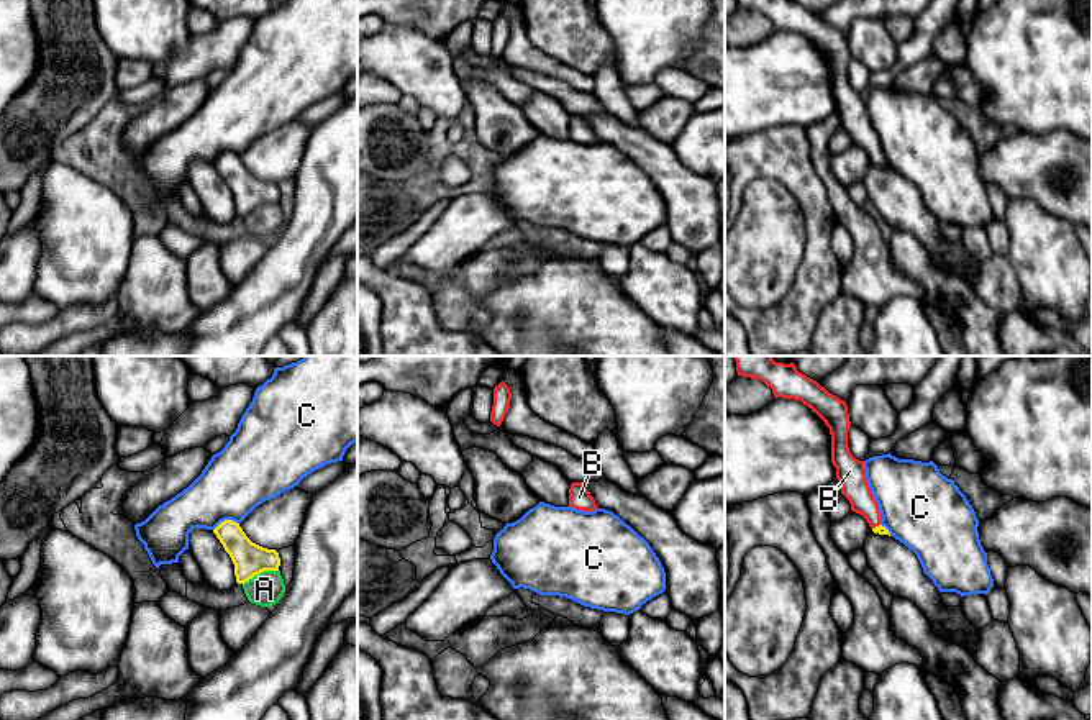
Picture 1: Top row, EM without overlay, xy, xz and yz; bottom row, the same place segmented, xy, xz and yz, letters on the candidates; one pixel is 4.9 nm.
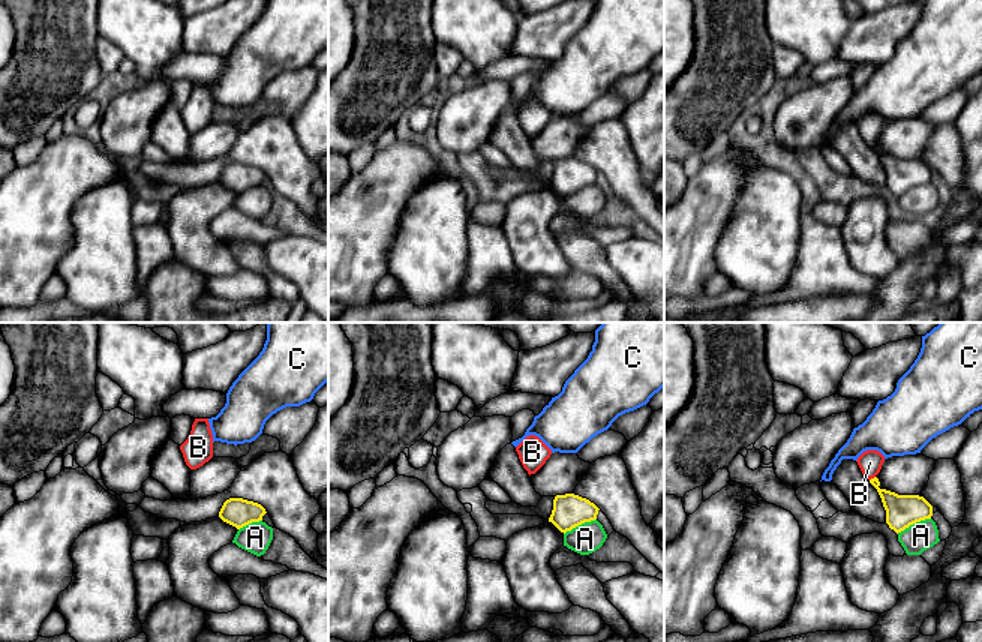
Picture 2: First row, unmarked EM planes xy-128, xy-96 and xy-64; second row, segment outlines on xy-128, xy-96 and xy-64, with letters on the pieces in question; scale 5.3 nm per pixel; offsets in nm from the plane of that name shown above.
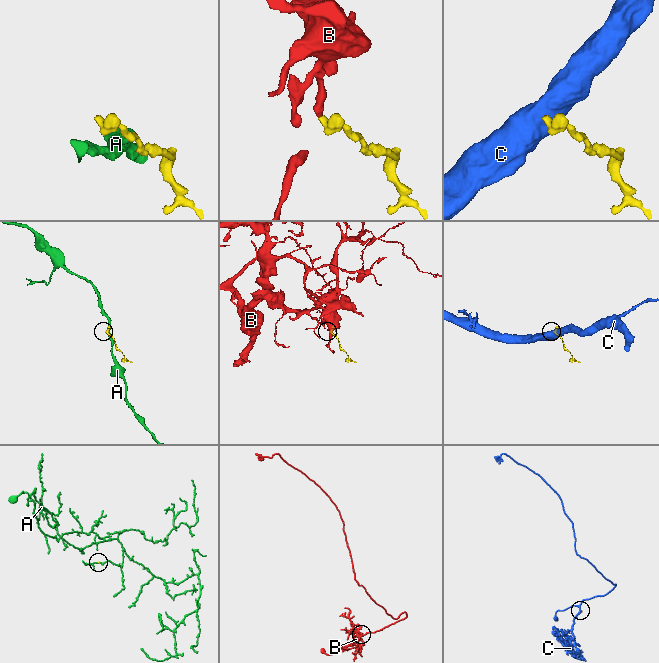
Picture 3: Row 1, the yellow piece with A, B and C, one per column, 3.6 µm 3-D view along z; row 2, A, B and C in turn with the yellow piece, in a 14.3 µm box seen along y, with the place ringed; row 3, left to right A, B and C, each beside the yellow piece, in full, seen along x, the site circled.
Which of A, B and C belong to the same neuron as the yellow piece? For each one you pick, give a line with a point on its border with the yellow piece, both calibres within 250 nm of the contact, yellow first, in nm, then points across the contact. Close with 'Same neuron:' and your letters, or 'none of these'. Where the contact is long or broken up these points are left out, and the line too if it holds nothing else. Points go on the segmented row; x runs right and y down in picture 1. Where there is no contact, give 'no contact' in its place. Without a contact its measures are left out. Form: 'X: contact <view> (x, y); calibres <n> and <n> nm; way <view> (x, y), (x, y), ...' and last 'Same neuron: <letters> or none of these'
B: contact yz (876, 527); calibres 50 and 140 nm; way yz (881, 530), (876, 527), (869, 509), (855, 487)
Same neuron: B

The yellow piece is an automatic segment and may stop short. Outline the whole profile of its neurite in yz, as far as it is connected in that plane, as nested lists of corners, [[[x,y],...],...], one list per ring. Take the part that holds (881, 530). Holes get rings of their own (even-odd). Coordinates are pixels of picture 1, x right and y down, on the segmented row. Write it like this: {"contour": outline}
{"contour": [[[771,356],[733,358],[738,376],[762,381],[772,389],[776,399],[800,400],[825,422],[831,435],[831,463],[836,467],[841,494],[849,500],[851,510],[866,518],[874,533],[890,536],[880,525],[882,517],[866,479],[864,461],[856,459],[848,446],[851,422],[846,402],[799,372],[794,362],[776,362]]]}

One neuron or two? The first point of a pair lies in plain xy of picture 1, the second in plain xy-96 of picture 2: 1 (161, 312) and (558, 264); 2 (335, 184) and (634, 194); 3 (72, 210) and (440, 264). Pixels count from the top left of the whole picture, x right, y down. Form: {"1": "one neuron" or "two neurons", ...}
{"1": "two neurons", "2": "two neurons", "3": "one neuron"}

